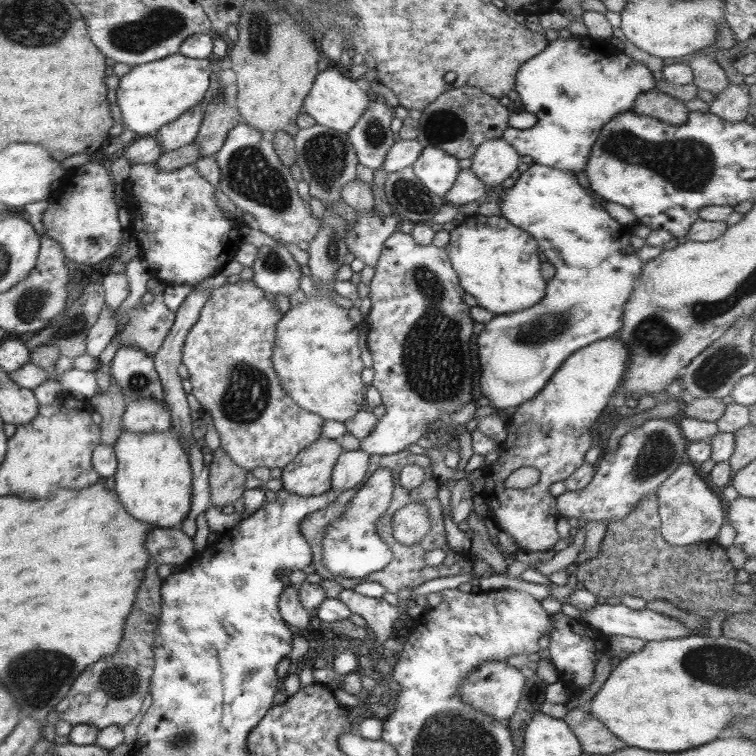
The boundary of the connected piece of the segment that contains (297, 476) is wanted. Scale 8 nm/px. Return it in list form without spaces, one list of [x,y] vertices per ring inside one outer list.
[[[318,439],[283,468],[283,489],[300,496],[318,496],[332,489],[331,478],[343,453],[337,439]]]

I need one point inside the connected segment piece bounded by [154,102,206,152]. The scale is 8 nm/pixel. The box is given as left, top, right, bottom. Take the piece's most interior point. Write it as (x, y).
(183, 130)

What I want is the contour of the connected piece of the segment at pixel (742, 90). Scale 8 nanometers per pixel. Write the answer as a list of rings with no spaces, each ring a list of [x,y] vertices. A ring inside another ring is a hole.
[[[730,82],[721,93],[715,94],[714,100],[709,102],[709,111],[724,120],[740,122],[748,114],[749,102],[750,86]]]

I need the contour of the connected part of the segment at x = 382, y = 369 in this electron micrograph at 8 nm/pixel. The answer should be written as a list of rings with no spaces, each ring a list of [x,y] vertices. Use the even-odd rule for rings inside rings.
[[[401,230],[386,240],[370,282],[372,309],[366,317],[367,345],[372,352],[376,372],[369,386],[380,392],[386,413],[376,423],[375,429],[361,441],[360,450],[380,456],[407,450],[428,432],[428,428],[439,433],[443,427],[440,414],[448,412],[452,415],[472,401],[474,370],[470,364],[470,340],[474,336],[475,322],[462,298],[464,293],[444,249],[432,244],[419,246],[411,234],[404,234]]]

